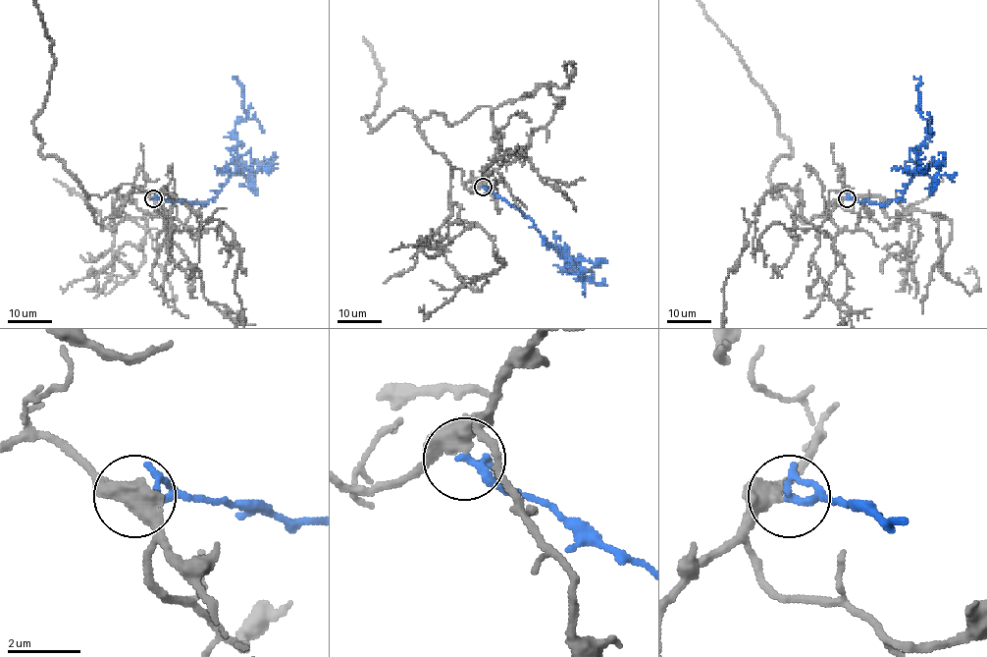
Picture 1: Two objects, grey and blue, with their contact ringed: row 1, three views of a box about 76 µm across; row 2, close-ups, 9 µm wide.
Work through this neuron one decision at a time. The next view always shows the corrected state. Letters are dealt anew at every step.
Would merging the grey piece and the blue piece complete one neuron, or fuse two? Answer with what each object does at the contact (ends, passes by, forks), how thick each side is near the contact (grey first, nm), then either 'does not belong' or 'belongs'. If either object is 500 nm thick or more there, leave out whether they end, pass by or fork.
grey passes by | blue passes by | 440/150 nm | does not belong

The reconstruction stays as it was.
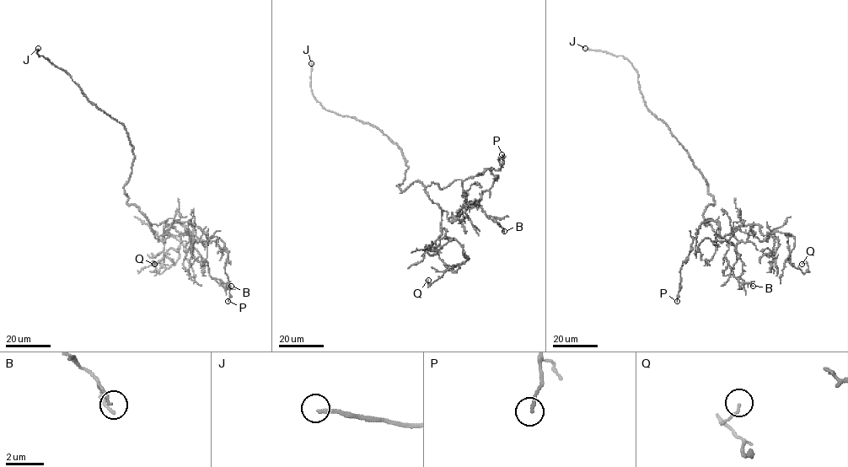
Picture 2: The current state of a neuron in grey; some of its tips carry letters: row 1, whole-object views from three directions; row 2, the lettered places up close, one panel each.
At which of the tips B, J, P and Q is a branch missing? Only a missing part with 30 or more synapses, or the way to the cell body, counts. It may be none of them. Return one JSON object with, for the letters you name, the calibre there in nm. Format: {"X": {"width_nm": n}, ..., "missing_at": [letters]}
{"J": {"width_nm": 170}, "missing_at": ["J"]}

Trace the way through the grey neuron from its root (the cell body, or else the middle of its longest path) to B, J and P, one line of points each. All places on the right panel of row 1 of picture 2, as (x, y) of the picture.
B: (709, 193), (714, 205), (705, 208), (704, 225), (711, 219), (701, 222), (716, 223), (732, 275), (753, 286)
J: (709, 193), (707, 183), (688, 152), (666, 124), (646, 105), (638, 72), (631, 63), (622, 56), (585, 48)
P: (709, 193), (714, 205), (705, 208), (704, 225), (711, 219), (692, 237), (677, 301)

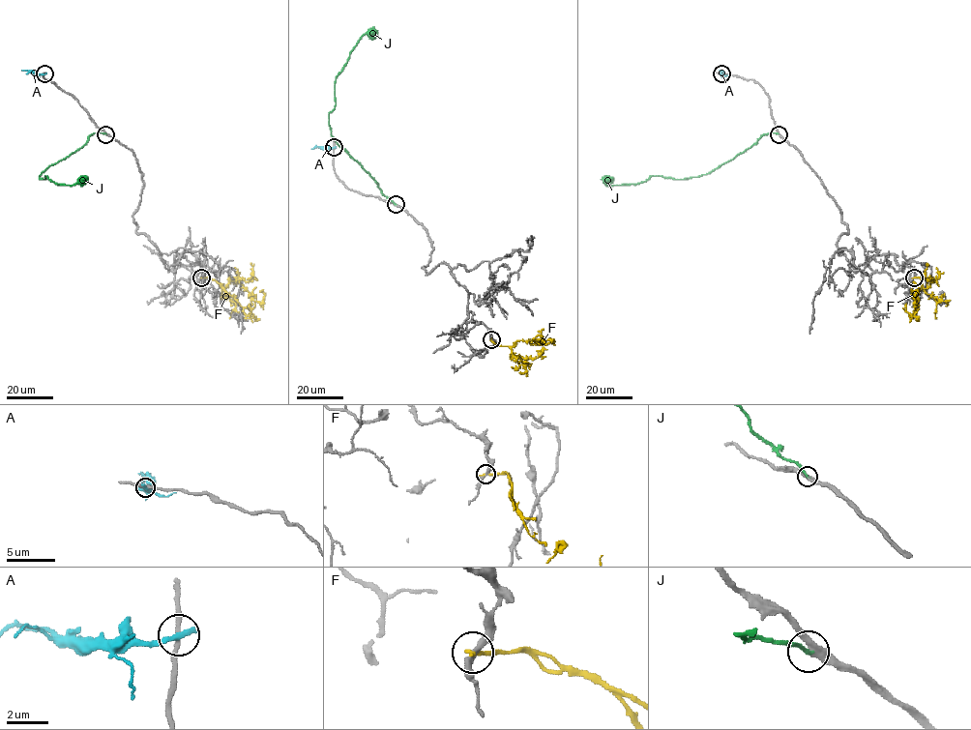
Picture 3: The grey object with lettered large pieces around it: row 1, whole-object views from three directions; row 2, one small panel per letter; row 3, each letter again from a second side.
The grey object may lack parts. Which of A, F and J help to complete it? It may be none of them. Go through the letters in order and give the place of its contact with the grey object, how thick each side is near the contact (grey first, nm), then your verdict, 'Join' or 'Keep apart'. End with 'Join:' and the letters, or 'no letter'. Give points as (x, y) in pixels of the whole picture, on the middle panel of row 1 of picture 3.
A: Touches grey at (334, 147). Thickness 200 nm (grey) against 300 nm. Keep apart
F: Touches grey at (491, 339). Thickness 280 nm (grey) against 240 nm. Keep apart
J: Touches grey at (396, 204). Thickness 280 nm (grey) against 170 nm. Join
Join: J

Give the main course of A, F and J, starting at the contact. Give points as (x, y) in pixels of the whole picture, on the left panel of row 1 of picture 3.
A: (44, 73), (22, 70)
F: (201, 277), (216, 279), (244, 307), (250, 303), (252, 296), (261, 303), (264, 294), (262, 291), (265, 293)
J: (105, 134), (90, 134), (80, 148), (39, 177), (73, 186), (87, 177)

